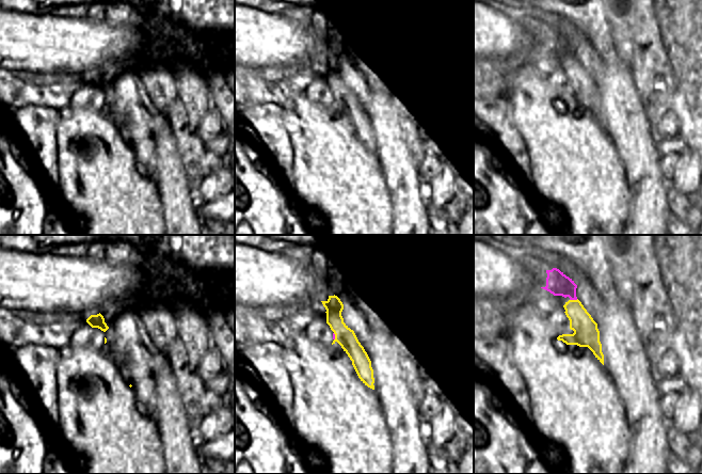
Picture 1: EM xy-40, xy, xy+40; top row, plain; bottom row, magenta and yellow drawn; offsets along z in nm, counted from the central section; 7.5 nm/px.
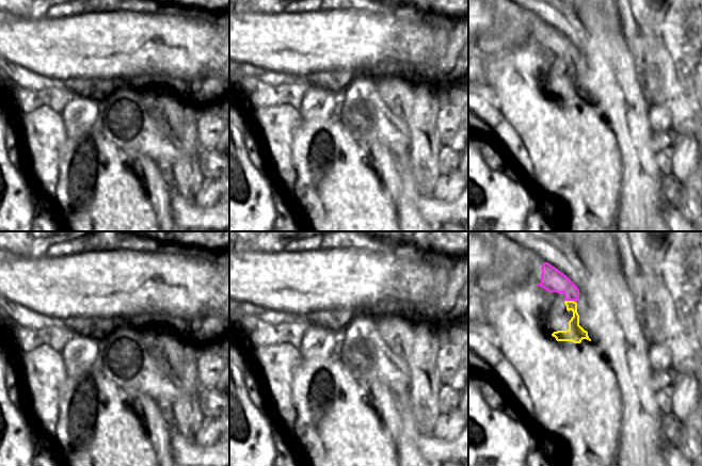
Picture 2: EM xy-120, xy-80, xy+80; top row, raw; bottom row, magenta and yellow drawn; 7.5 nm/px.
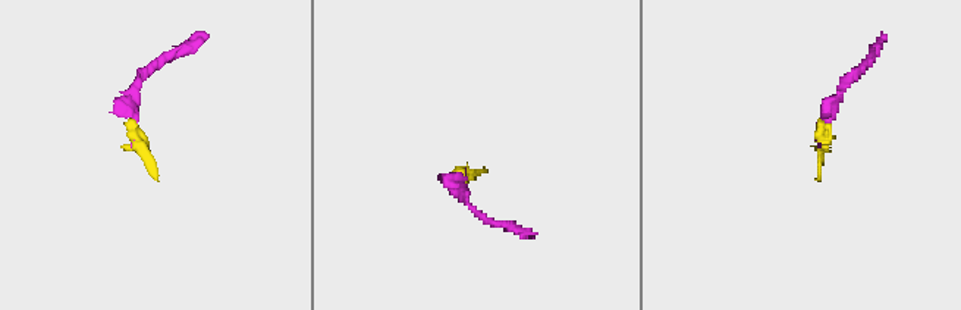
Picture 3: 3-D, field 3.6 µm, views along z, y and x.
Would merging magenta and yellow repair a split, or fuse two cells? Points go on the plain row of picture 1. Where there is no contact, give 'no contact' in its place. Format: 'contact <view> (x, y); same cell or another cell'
contact xy+40 (573, 60); another cell

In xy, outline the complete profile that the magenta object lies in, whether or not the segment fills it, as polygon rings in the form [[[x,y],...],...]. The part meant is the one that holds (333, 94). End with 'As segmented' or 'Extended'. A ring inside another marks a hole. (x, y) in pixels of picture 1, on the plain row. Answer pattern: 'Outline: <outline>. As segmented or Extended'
Outline: [[[306,57],[301,60],[301,63],[306,67],[318,69],[317,77],[304,91],[307,99],[315,106],[331,106],[335,100],[335,95],[326,85],[326,74],[319,68],[321,62],[315,58]]]. Extended.

